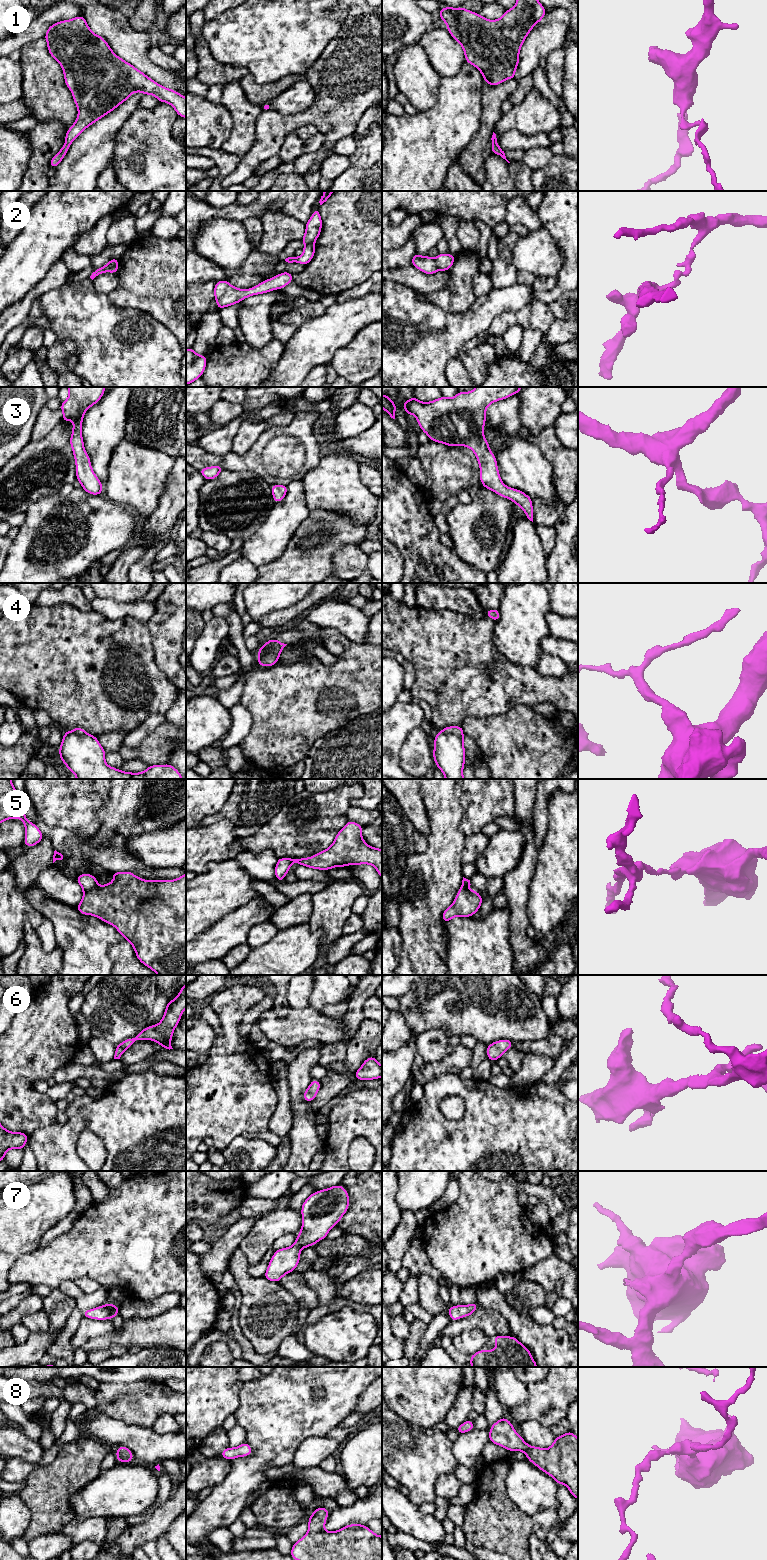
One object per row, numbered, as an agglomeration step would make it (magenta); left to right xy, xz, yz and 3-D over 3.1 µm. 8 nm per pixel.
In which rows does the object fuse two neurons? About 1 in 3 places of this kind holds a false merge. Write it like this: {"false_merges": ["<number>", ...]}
{"false_merges": ["2", "4", "5"]}

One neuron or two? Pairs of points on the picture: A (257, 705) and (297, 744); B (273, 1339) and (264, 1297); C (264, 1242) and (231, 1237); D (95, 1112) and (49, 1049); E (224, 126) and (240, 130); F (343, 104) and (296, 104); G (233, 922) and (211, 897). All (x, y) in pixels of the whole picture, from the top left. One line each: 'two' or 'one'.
A: one
B: one
C: two
D: two
E: two
F: two
G: two

